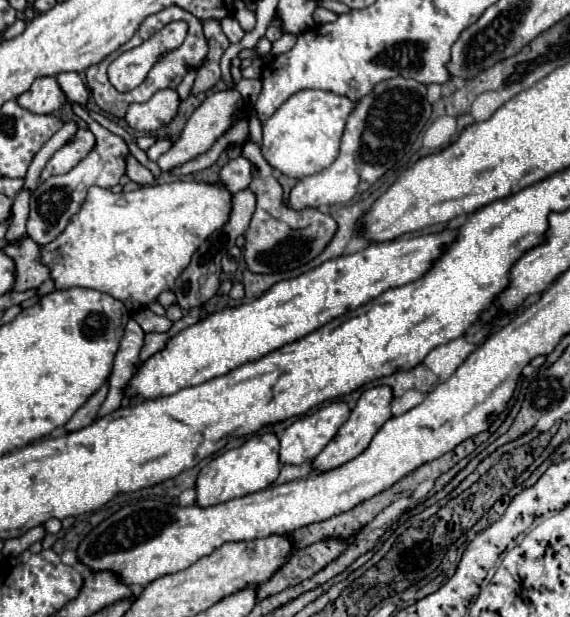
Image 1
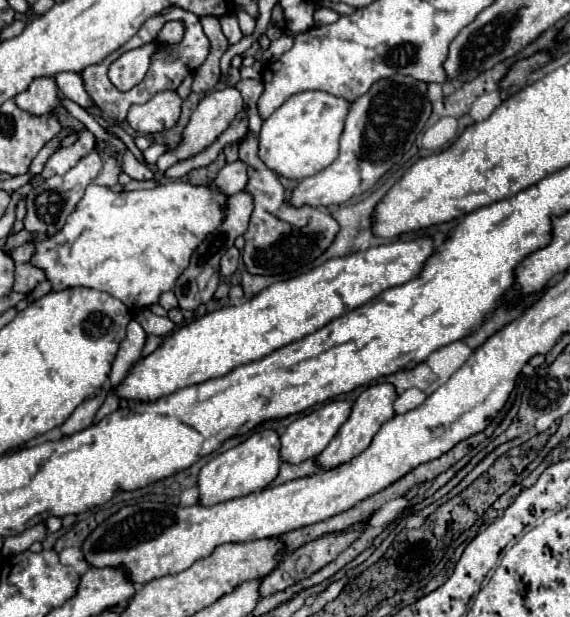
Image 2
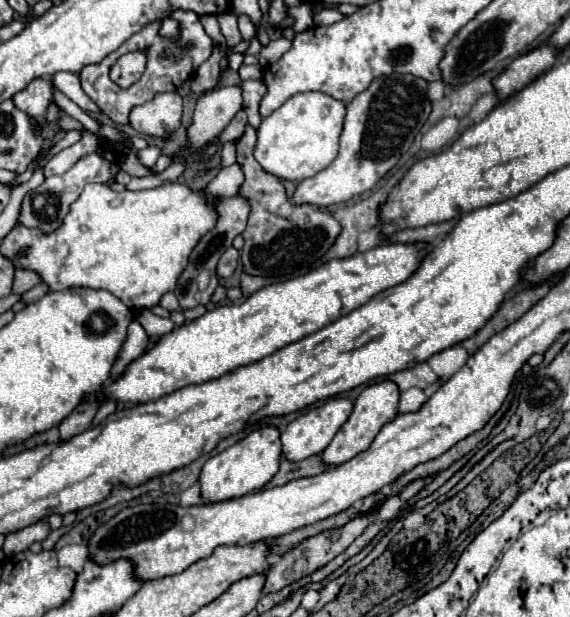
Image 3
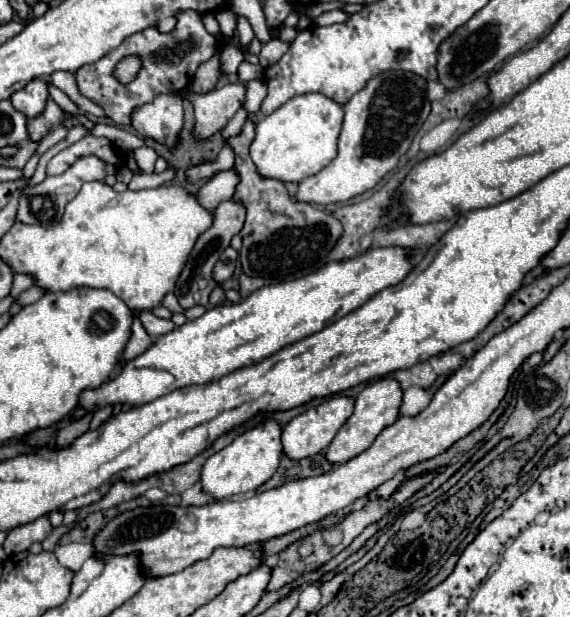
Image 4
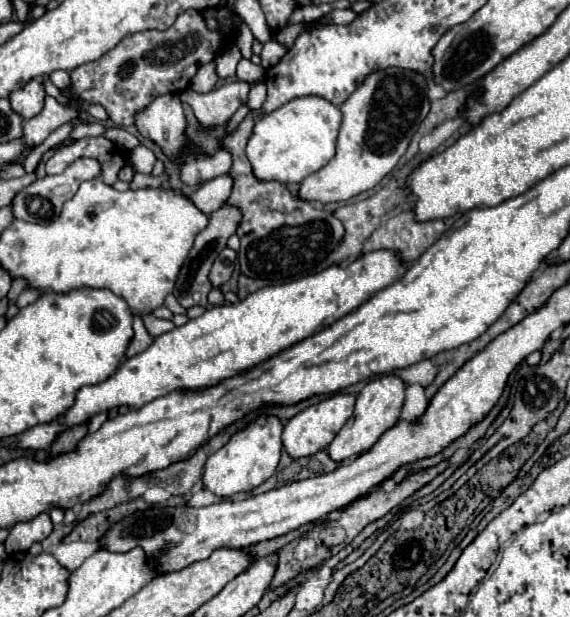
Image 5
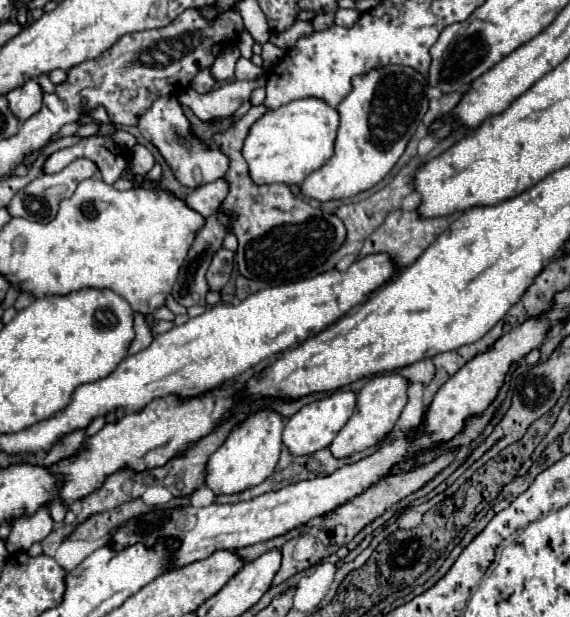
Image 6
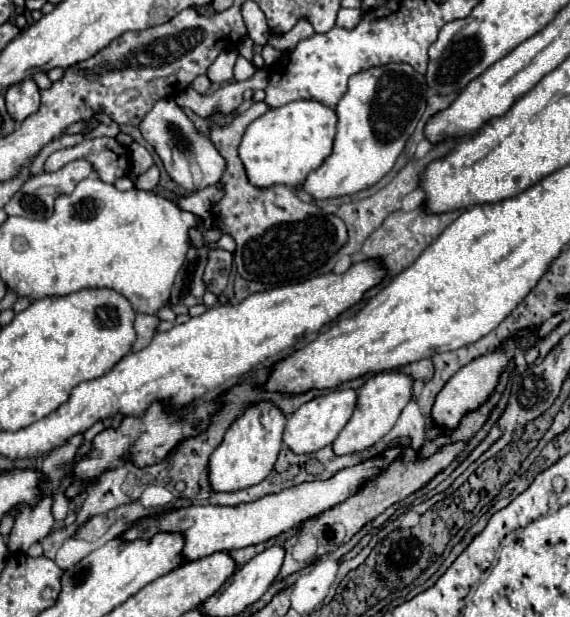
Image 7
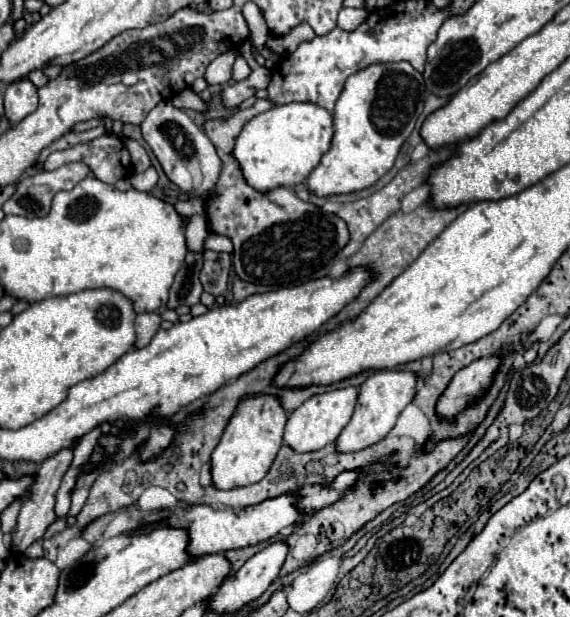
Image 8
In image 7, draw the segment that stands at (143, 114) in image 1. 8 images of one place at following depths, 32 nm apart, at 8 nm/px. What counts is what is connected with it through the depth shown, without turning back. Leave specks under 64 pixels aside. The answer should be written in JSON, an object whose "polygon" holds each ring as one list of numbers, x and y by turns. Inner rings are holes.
{"polygon":[[172,98,158,100,154,104,154,108,144,116,144,120,140,122,138,128,140,128,142,136,146,138,146,142,150,146,154,146,154,150,162,158,168,174,182,188,186,188,190,192,206,188,210,184,216,184,220,180,220,176,224,174,224,158,220,156,220,152,216,152,210,138,202,136,194,128,190,118,182,112,182,108]]}

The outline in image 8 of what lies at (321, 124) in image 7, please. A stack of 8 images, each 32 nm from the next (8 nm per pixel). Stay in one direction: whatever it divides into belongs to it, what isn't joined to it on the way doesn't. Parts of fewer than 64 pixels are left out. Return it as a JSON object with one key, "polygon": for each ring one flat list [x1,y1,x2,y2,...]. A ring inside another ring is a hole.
{"polygon":[[290,102,274,106,264,114,252,118,240,132,234,156,240,162,246,182,260,190,272,190,276,186,298,186,306,182,308,174,320,164,320,156,328,152,332,144,332,112,312,102]]}

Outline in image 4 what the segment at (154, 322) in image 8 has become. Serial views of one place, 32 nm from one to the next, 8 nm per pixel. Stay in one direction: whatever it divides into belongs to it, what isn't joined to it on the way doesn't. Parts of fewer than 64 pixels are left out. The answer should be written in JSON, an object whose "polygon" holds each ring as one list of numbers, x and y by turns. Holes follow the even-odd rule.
{"polygon":[[134,318,134,324,132,324,132,334,130,334,130,340,126,342,126,346,124,346,124,352,122,352,122,360,120,360,120,364,118,364,118,368,122,366,122,364,126,364,128,360,134,360,136,356,140,356,140,352,144,352,144,350,148,350,150,348,150,344,152,344,152,340,150,340,150,336,146,334,146,330,144,330,144,326,140,324,140,320,138,318]]}

